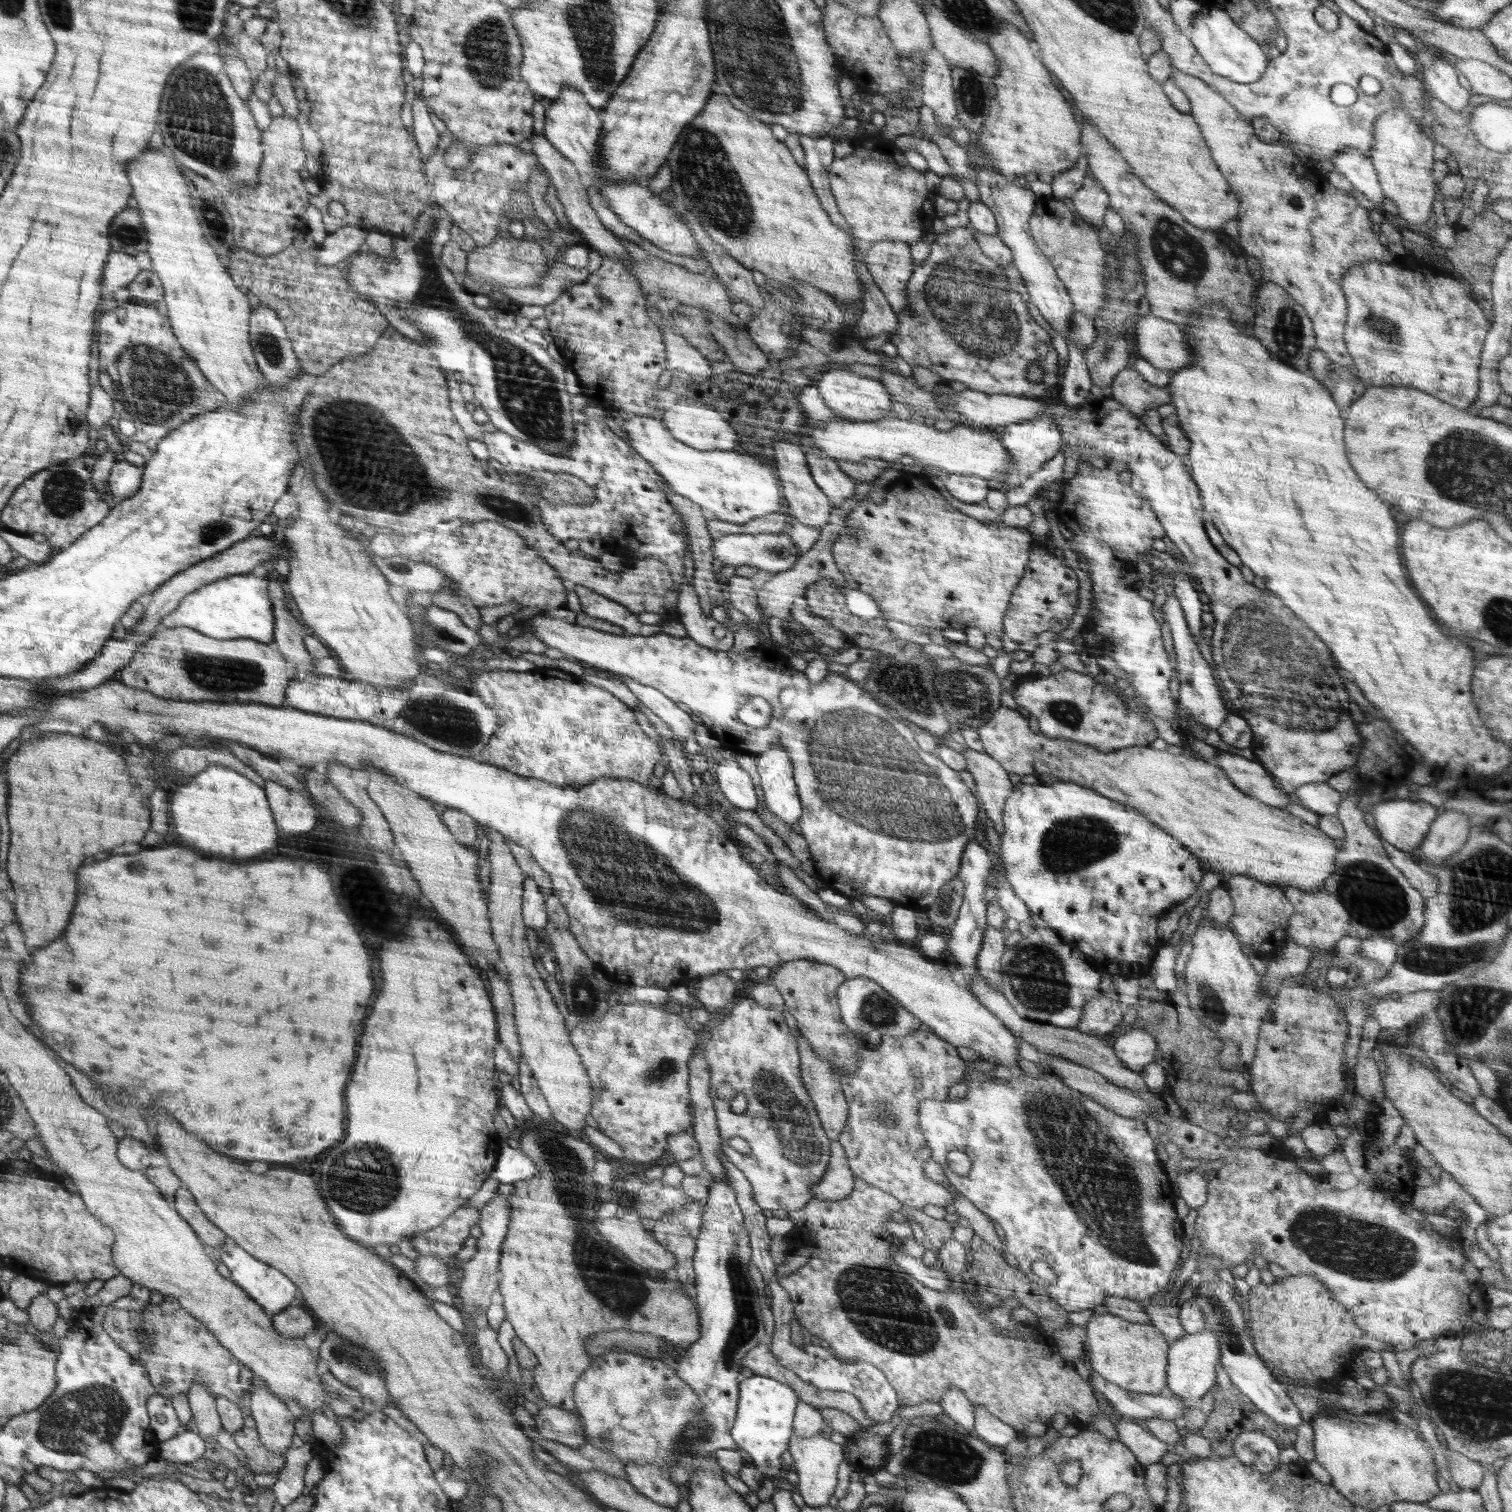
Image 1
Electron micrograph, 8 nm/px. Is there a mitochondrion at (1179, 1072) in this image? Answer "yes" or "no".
yes

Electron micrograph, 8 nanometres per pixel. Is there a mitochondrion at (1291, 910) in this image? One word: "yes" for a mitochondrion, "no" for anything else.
no

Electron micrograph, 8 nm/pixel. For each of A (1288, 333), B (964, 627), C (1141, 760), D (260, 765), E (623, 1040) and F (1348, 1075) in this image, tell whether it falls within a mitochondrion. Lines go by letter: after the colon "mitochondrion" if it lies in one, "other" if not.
A: mitochondrion
B: other
C: other
D: other
E: other
F: other

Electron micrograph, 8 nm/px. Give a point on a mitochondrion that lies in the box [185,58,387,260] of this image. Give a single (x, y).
(214, 217)

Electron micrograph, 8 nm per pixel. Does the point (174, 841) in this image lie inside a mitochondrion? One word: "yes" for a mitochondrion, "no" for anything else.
no

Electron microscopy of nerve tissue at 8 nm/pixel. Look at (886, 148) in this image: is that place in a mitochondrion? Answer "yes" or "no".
no

